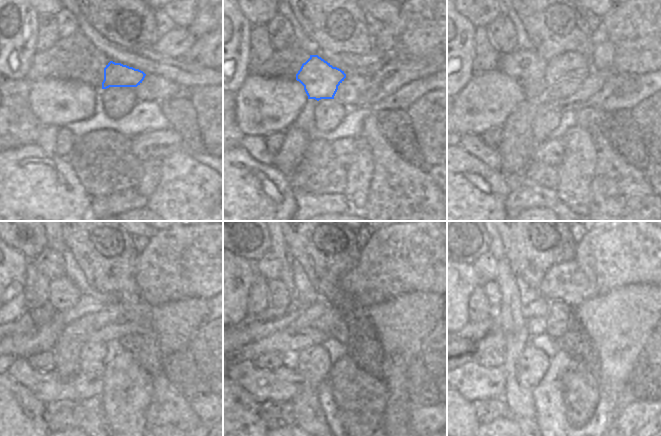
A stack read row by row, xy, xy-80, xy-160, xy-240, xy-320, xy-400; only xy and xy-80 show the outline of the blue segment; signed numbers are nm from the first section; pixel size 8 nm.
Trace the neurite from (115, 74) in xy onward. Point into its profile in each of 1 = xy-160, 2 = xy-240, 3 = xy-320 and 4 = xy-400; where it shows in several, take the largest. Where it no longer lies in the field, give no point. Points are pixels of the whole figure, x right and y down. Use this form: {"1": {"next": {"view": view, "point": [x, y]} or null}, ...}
{"1": {"next": {"view": "xy-160", "point": [526, 67]}}, "2": {"next": {"view": "xy-240", "point": [63, 293]}}, "3": {"next": {"view": "xy-320", "point": [279, 297]}}, "4": {"next": {"view": "xy-400", "point": [491, 290]}}}

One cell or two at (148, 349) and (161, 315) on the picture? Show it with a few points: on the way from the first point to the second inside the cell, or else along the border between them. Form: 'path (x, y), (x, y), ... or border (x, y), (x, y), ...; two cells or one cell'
border (151, 307), (151, 323), (157, 334), (161, 353); two cells

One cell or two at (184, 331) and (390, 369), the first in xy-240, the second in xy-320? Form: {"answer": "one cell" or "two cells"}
{"answer": "one cell"}

